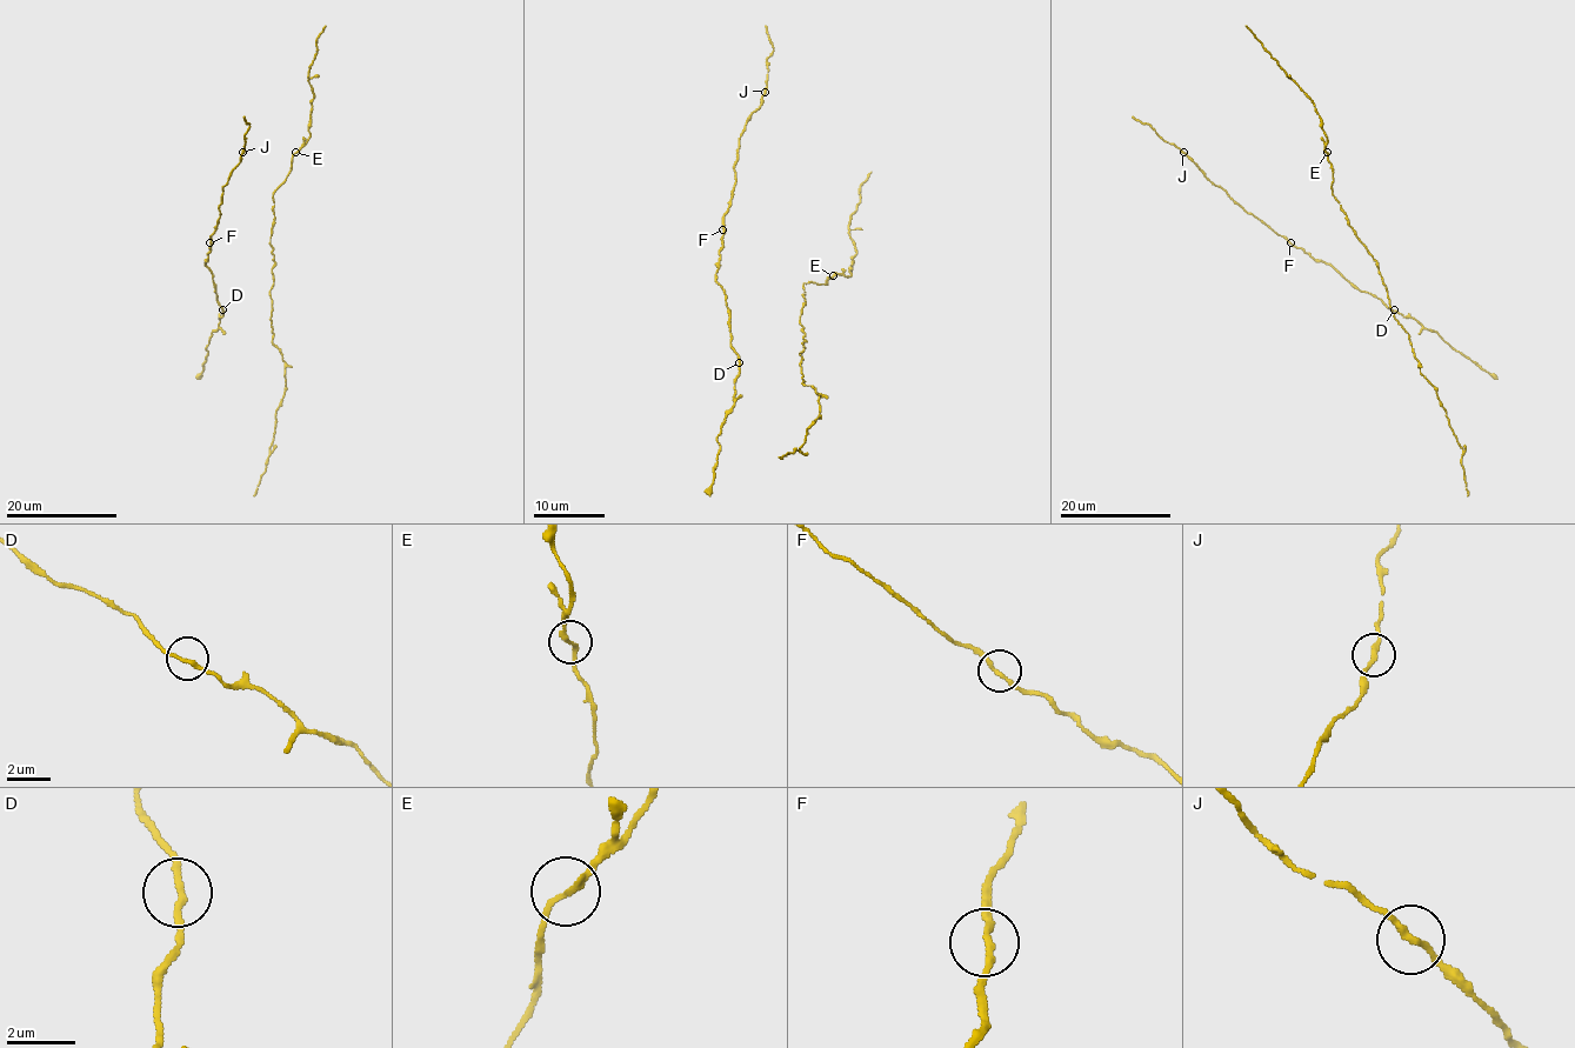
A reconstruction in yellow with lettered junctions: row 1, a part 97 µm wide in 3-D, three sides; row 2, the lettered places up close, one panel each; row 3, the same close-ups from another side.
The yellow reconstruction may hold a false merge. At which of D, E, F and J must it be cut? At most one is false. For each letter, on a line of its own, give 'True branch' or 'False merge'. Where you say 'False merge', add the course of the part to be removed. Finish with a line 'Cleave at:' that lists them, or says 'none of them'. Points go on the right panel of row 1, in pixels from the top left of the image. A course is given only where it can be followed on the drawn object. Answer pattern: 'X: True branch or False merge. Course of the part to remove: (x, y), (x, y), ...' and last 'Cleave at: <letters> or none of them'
D: True branch
E: True branch
F: True branch
J: True branch
Cleave at: none of them

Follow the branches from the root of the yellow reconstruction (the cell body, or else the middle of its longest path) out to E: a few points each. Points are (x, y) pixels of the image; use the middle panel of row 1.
E: (799, 362), (805, 348), (799, 324), (802, 285), (825, 285), (833, 275)

